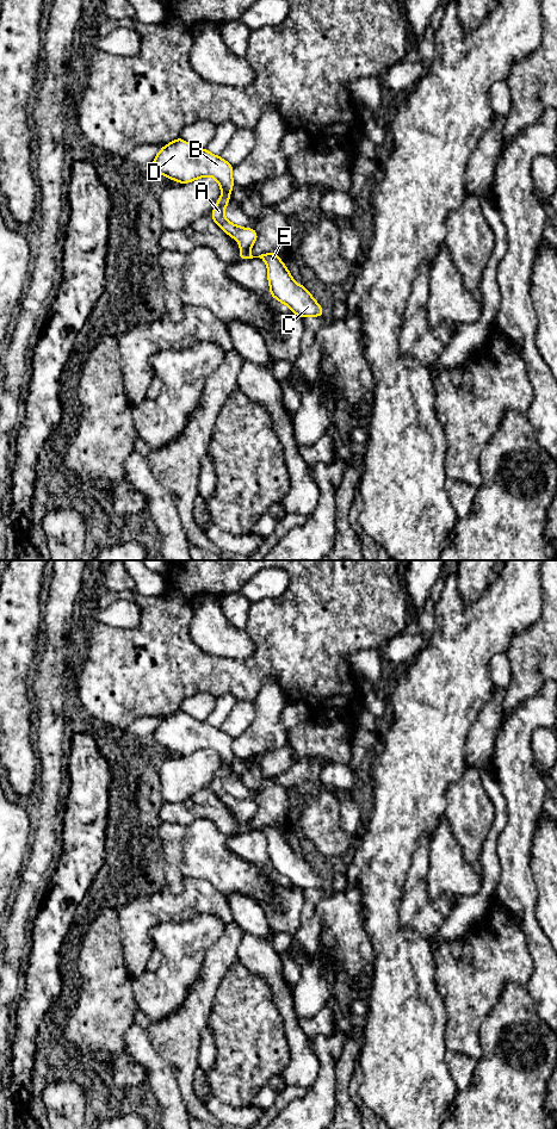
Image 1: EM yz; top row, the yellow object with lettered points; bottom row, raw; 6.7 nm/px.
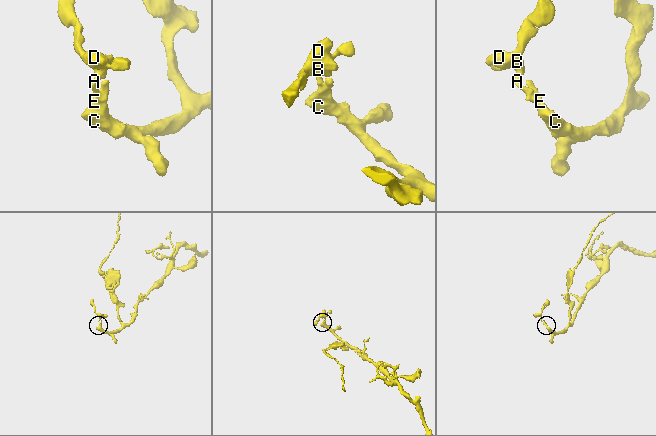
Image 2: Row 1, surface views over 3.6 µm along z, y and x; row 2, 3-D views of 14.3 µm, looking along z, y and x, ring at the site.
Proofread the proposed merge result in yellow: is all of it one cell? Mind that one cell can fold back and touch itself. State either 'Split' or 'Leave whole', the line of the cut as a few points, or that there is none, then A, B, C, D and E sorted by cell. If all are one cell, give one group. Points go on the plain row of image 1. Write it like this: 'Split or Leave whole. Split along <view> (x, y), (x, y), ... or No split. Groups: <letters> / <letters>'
Leave whole. No split. Groups: A B C D E

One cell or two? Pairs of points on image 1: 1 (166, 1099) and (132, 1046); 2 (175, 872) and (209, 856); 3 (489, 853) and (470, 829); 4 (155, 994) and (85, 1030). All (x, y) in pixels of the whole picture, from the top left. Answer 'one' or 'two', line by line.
1: one
2: two
3: two
4: two

